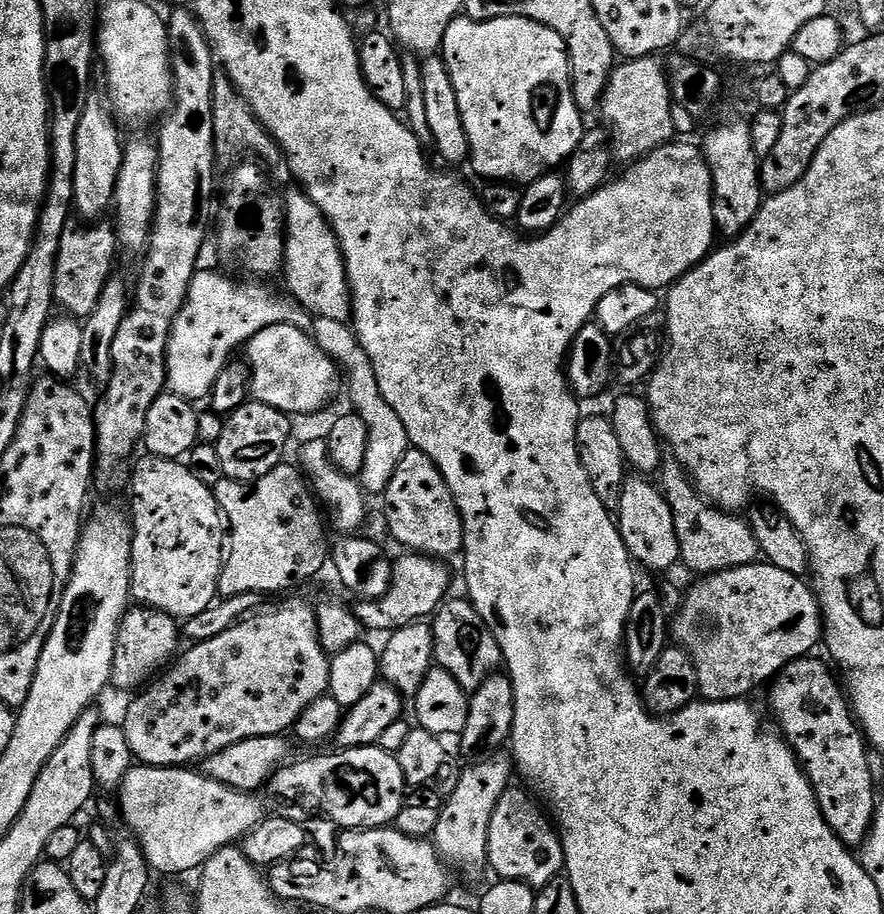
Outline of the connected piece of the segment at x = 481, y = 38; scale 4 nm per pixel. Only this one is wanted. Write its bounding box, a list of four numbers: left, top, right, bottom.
[442,14,586,182]

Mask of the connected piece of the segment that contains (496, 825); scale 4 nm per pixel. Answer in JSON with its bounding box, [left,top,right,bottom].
[487,786,564,888]

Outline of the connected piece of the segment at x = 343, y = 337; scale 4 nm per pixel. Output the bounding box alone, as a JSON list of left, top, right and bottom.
[310,317,410,494]

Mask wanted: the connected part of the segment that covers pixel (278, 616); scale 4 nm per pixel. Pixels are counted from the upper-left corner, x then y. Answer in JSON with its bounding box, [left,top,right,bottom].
[123,605,330,766]

